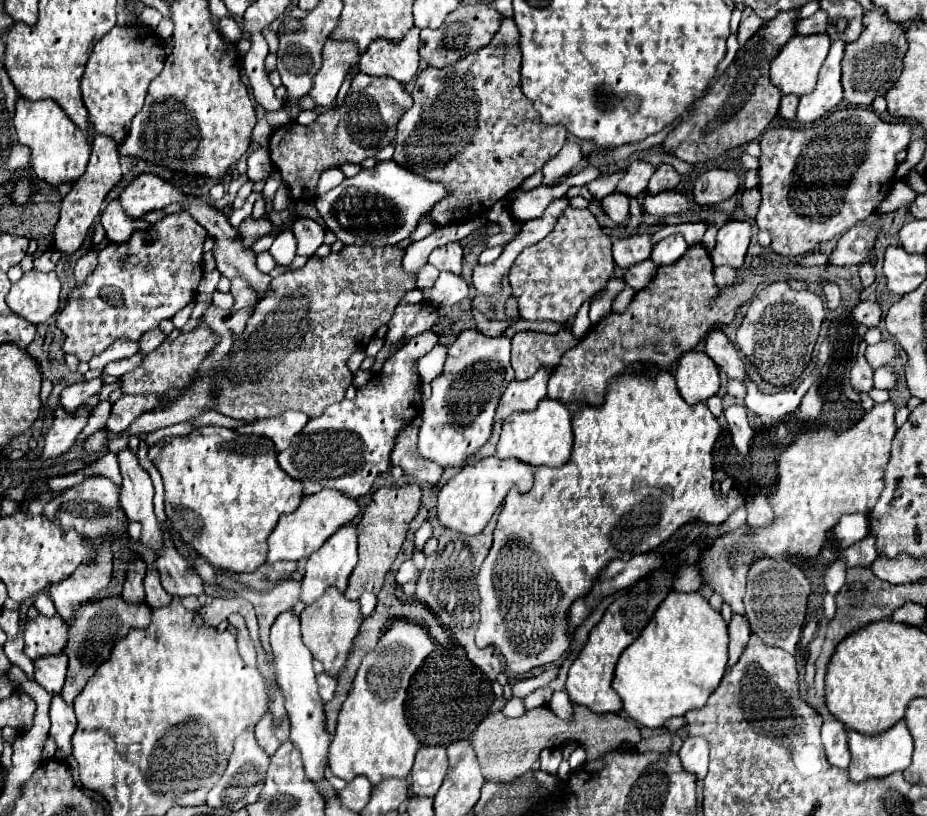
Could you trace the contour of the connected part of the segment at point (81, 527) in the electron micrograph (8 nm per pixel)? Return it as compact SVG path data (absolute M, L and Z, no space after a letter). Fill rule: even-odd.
M91 477L91 479L85 479L79 485L63 491L53 501L49 501L47 507L45 507L45 515L59 521L63 531L69 531L73 527L77 533L89 537L93 541L93 545L99 547L103 539L107 539L107 537L115 539L117 535L127 533L129 519L123 513L123 507L119 505L119 493L121 493L121 487L111 483L109 479Z

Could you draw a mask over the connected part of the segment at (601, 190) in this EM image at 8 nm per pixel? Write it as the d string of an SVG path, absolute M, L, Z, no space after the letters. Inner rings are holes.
M625 171L619 173L611 173L611 175L603 175L601 179L595 179L591 183L587 183L587 189L591 191L591 195L597 200L601 200L605 196L614 193L617 187L617 181L623 177Z

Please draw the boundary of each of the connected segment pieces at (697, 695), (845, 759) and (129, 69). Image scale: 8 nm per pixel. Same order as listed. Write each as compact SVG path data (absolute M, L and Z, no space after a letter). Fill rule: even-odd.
M671 591L643 633L619 657L613 689L623 699L623 711L637 723L657 729L671 717L701 709L725 675L727 645L727 623L705 597Z
M827 719L821 727L821 737L823 737L823 745L825 745L825 753L831 765L847 769L849 761L851 761L851 753L849 753L849 745L847 745L847 729L843 723L839 723L837 719Z
M113 27L103 39L99 39L91 51L80 84L83 101L89 111L89 123L93 125L93 129L97 133L113 137L117 143L123 143L131 129L131 119L143 107L149 83L163 71L165 61L165 45L147 27Z

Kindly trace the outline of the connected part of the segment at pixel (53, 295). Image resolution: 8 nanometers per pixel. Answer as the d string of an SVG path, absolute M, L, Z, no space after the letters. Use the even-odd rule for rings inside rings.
M29 271L9 291L7 305L29 323L45 323L59 309L61 283L55 273Z

